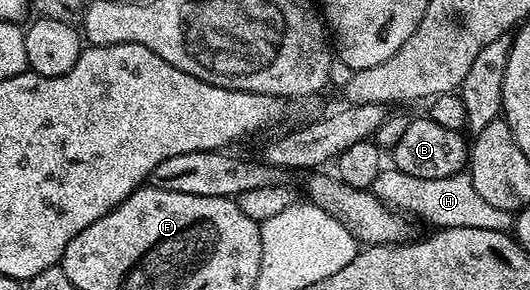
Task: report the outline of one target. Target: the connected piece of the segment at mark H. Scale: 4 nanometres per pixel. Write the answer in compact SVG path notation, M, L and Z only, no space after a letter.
M394 167L382 168L369 188L374 196L400 214L427 221L429 226L442 228L493 229L508 232L514 224L512 212L496 209L481 198L474 188L470 174L459 172L443 178L425 178L401 173Z

